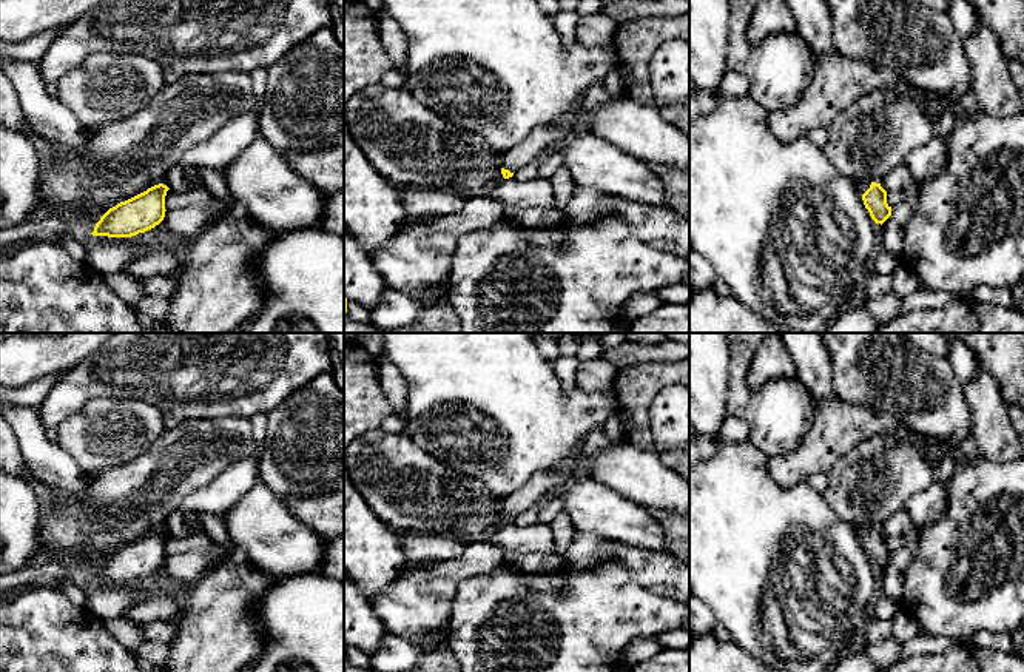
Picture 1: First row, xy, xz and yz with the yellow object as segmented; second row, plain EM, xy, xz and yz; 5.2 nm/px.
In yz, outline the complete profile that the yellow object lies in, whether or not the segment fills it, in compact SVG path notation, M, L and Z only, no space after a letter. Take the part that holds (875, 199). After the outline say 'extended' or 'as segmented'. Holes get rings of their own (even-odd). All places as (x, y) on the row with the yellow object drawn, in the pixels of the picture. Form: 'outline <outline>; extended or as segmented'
outline M854 179L853 182L862 196L864 205L871 219L882 225L891 216L891 207L887 203L887 191L881 183L868 179Z; extended

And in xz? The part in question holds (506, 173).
outline M569 122L534 128L521 143L503 154L501 174L509 179L551 154L561 157L578 186L592 186L643 205L668 207L663 182L646 162L594 134L577 136Z; extended

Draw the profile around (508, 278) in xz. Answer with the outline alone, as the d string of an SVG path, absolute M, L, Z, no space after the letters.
M617 216L588 225L564 222L554 228L526 228L503 219L460 237L447 302L458 316L461 333L611 333L629 297L657 293L666 285L689 288L689 260L642 242Z

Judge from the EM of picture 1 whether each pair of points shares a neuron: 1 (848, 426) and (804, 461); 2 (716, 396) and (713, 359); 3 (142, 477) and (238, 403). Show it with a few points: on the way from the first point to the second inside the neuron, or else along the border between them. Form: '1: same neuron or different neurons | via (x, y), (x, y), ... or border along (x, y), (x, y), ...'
1: same neuron | via (838, 430), (815, 453)
2: same neuron | via (713, 387), (713, 369)
3: different neurons | border along (249, 416), (188, 418), (181, 424)

